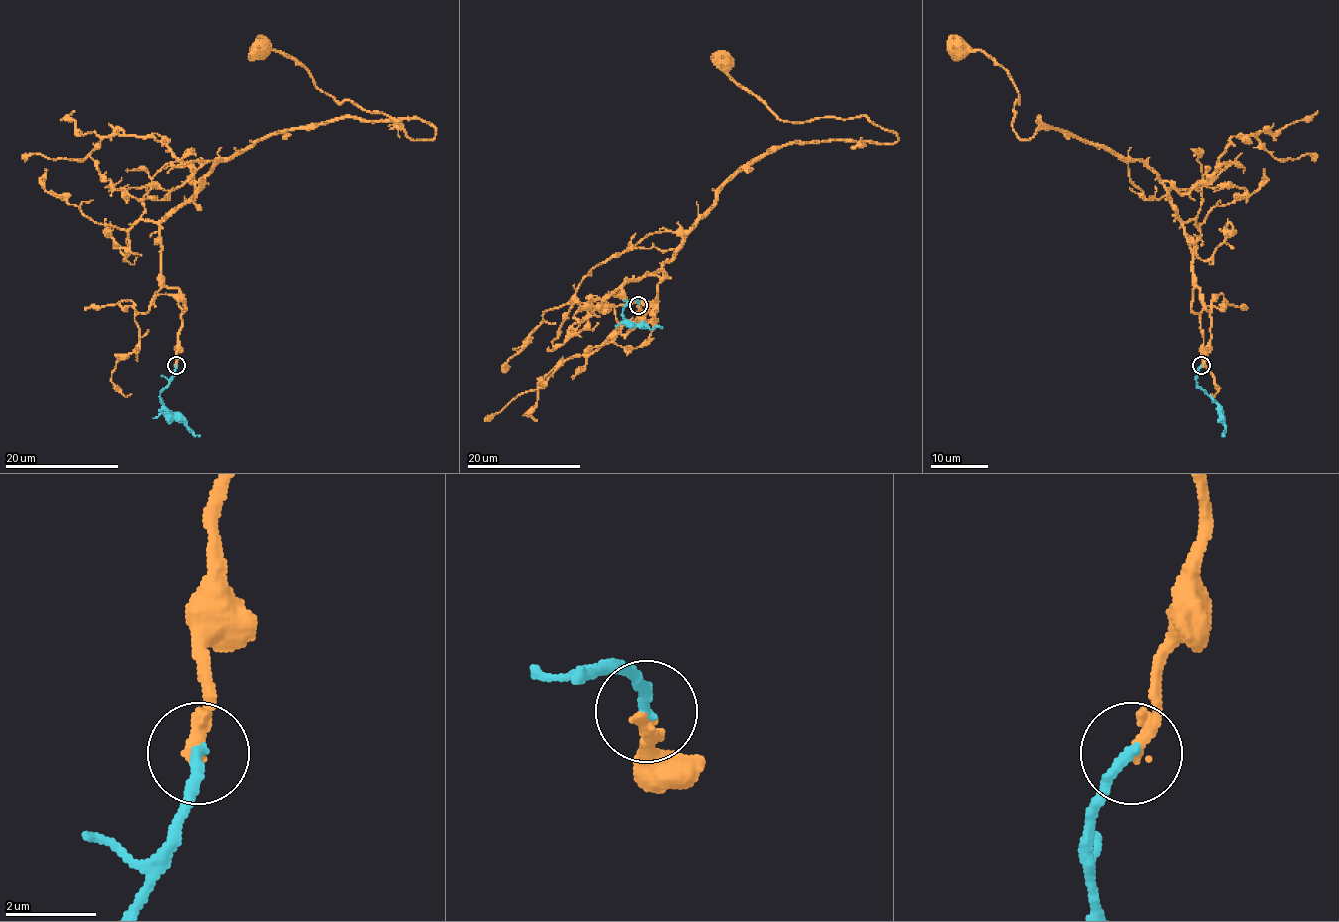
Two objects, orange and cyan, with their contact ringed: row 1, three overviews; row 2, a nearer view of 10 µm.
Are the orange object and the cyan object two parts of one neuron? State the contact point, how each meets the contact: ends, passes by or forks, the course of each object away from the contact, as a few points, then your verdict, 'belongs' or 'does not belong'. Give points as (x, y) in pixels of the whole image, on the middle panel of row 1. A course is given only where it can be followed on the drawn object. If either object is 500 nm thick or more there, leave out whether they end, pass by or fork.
(638, 305) | orange ends | cyan ends | orange via (638, 305), (622, 287), (666, 263), (750, 164), (807, 141), (897, 139), (864, 116), (783, 122), (718, 50) | cyan via (638, 305), (632, 300), (622, 310), (628, 322), (644, 324), (651, 330), (662, 328) | belongs

